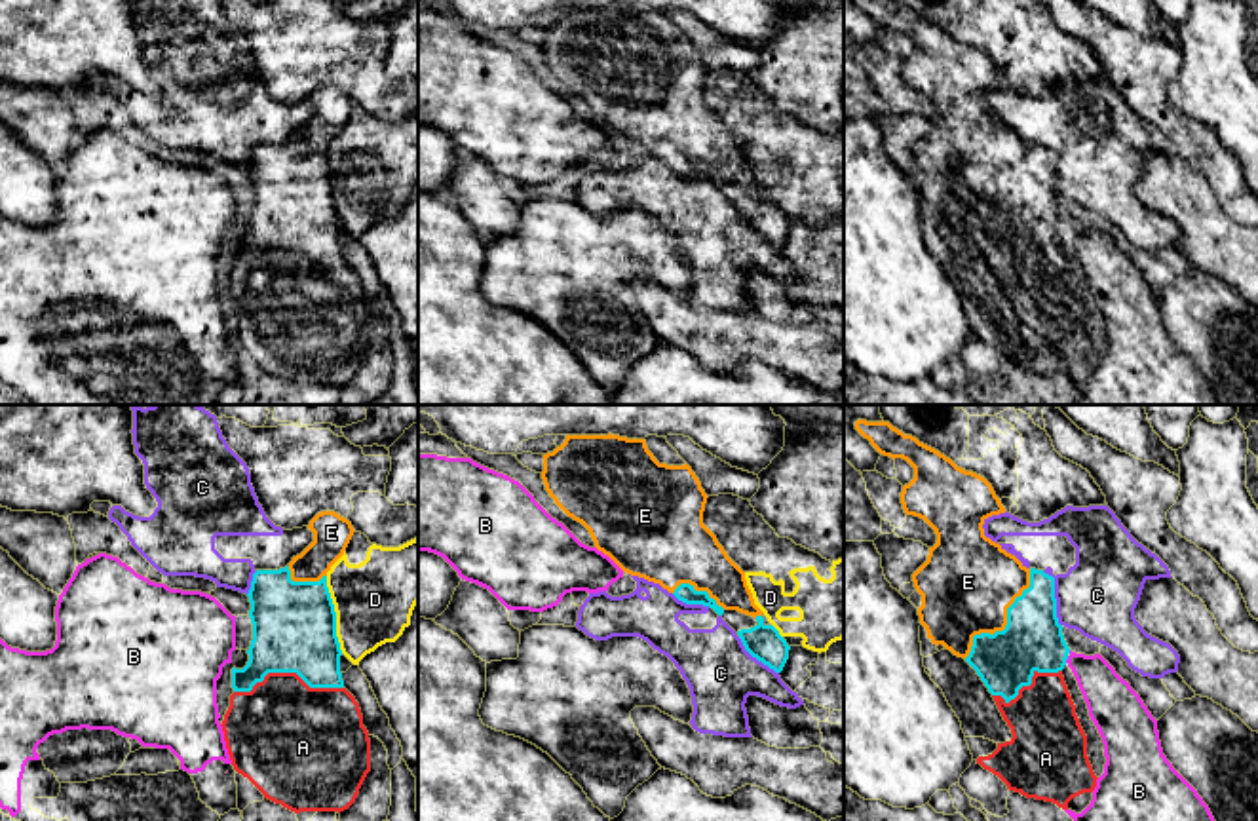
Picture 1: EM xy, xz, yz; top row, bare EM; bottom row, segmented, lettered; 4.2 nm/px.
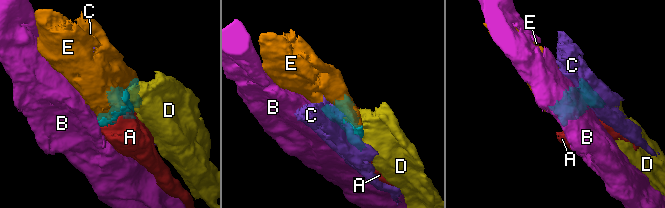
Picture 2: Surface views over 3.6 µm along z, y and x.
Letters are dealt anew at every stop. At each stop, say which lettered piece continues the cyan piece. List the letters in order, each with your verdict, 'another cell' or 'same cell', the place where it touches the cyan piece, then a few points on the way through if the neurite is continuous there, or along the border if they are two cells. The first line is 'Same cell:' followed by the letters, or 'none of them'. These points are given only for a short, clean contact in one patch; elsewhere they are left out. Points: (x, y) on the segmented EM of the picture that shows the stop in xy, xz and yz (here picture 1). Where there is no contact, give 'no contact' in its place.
Same cell: A, E
A: same cell; contact xy (287, 671)
B: another cell; contact yz (1067, 658); border yz (1068, 656), (1065, 662)
C: another cell; contact yz (1053, 597)
D: another cell; contact xy (335, 614)
E: same cell; contact yz (1008, 624)

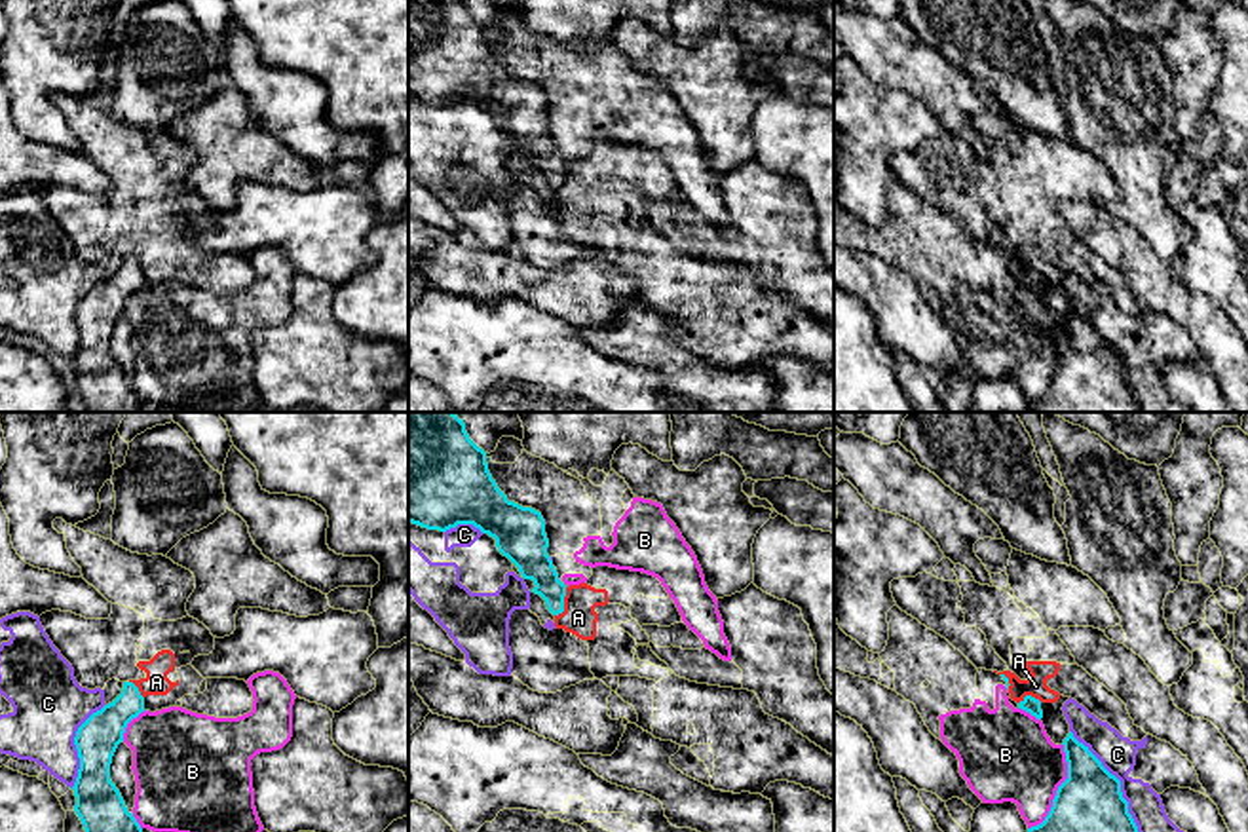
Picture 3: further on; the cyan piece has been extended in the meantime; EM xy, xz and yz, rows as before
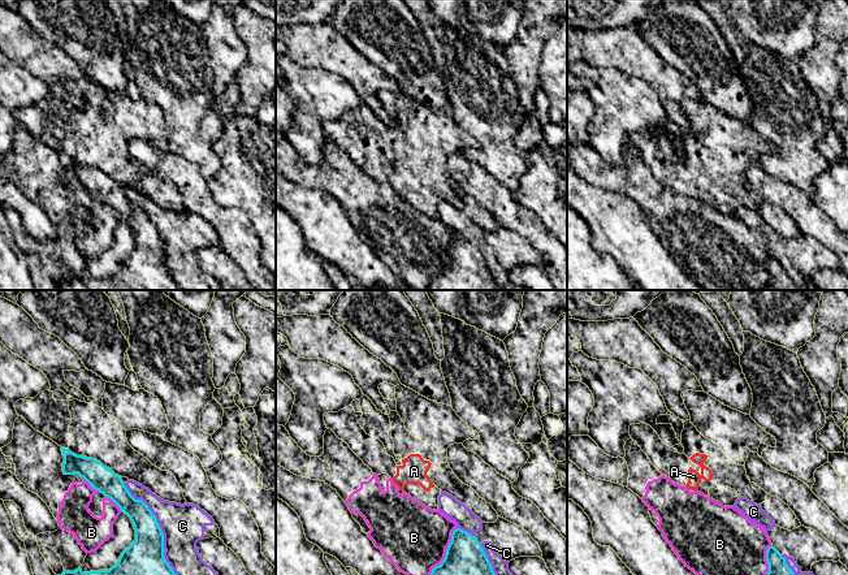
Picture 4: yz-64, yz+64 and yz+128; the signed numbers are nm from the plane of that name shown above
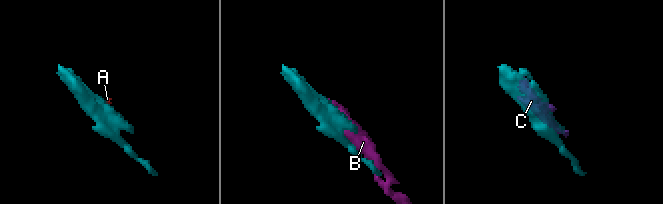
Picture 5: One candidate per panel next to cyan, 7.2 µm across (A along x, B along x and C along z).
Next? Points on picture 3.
Same cell: none of them
A: another cell; contact xz (563, 603); border xz (567, 587), (563, 610), (555, 616)
B: another cell; contact yz (1058, 789)
C: another cell; contact yz (1119, 781)

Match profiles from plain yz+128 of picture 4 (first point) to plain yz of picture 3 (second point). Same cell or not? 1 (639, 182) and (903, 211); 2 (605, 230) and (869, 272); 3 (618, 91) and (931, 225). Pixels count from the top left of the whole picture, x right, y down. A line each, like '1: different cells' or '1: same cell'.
1: same cell
2: same cell
3: different cells

